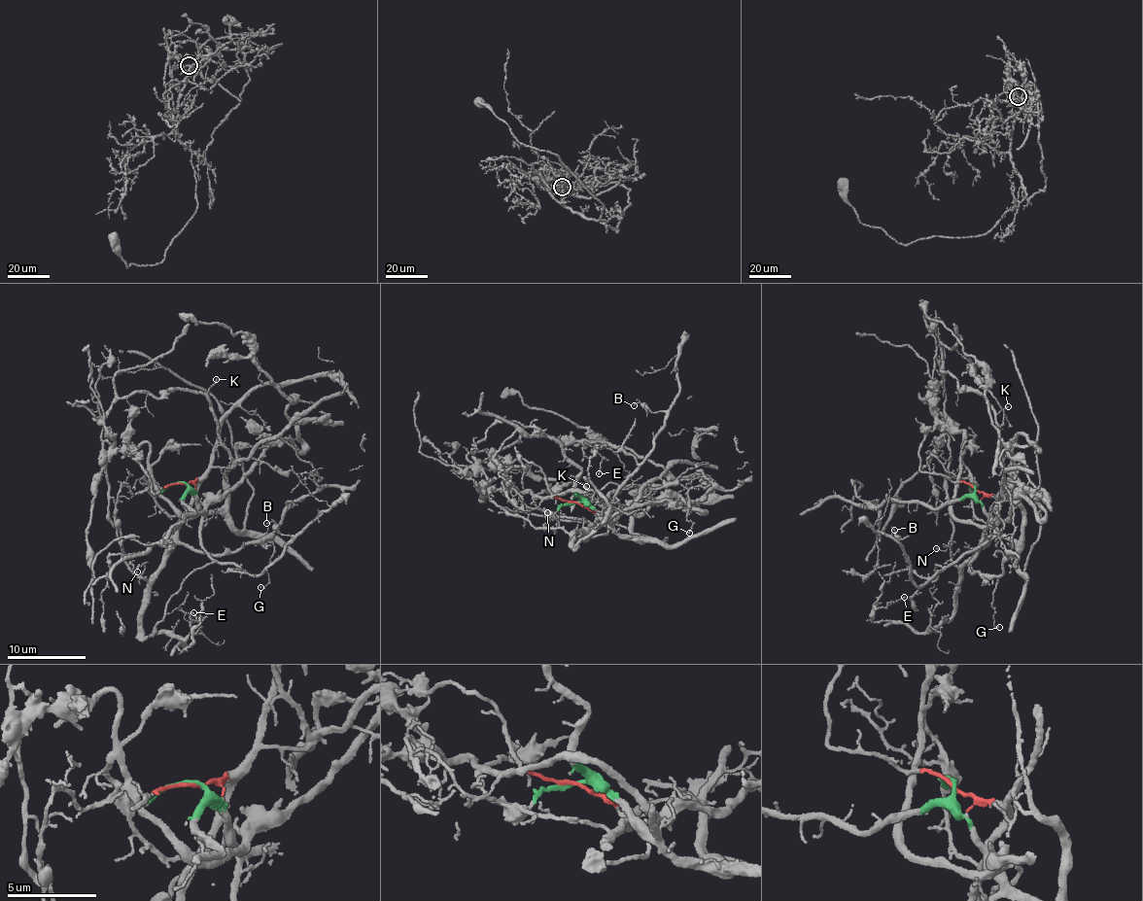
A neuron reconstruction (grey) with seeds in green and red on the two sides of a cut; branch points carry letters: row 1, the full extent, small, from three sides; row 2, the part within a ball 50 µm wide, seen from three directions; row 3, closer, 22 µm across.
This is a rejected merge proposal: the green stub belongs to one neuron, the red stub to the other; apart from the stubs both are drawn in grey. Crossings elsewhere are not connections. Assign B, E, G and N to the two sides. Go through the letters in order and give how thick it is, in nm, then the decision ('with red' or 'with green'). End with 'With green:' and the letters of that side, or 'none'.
B: 60 nm | with green
E: 120 nm | with red
G: 100 nm | with red
N: 110 nm | with red
With green: B

